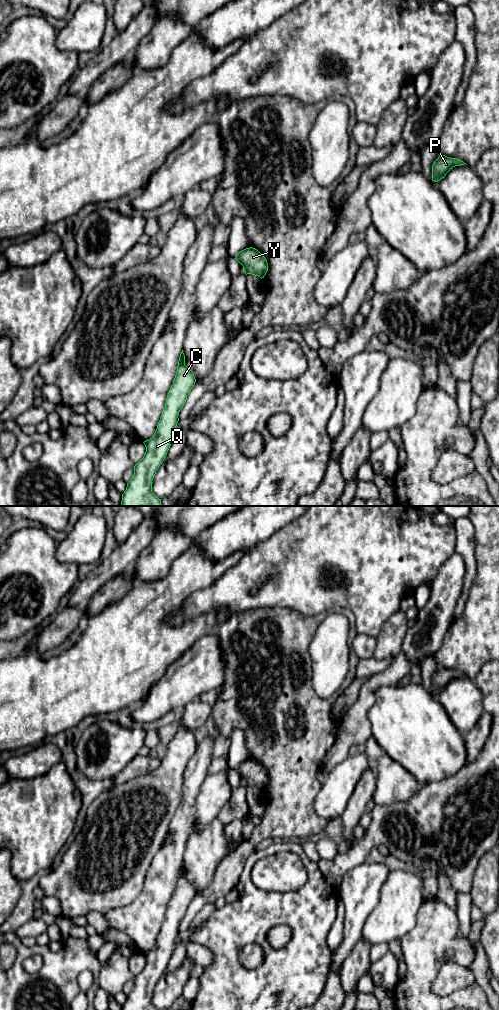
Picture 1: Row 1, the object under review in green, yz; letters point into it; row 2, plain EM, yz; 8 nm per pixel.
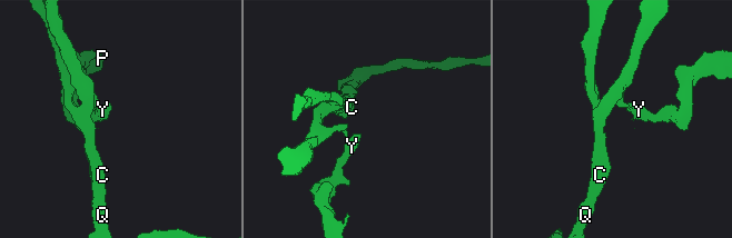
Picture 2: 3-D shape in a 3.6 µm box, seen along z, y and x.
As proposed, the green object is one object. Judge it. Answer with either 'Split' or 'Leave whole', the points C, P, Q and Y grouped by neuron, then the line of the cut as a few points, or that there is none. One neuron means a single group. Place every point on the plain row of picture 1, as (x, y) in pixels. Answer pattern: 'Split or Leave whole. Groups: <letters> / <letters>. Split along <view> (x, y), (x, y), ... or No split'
Split. Groups: C Q / P Y. Split along yz (243, 779), (248, 785)

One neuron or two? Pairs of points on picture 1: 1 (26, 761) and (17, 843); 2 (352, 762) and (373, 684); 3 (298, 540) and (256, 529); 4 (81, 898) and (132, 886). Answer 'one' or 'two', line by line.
1: one
2: two
3: two
4: one

